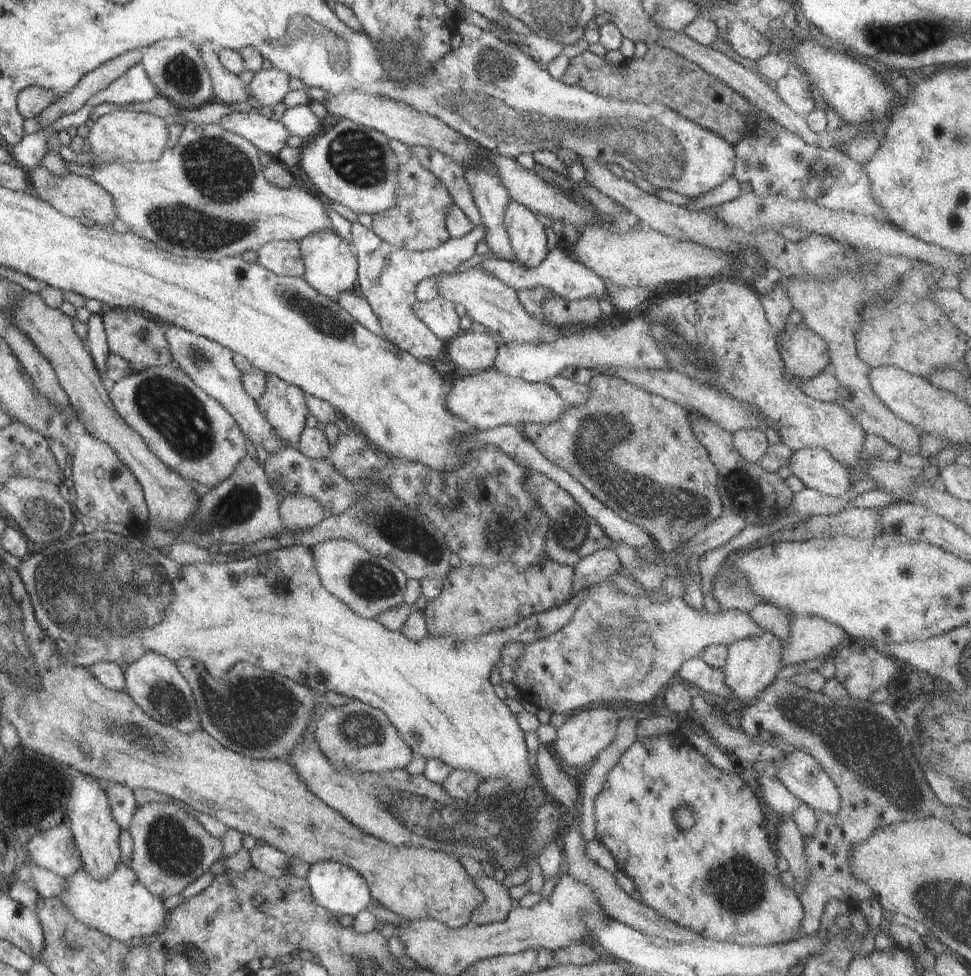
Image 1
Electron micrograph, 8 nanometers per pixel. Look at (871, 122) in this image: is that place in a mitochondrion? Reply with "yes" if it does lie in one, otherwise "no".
no

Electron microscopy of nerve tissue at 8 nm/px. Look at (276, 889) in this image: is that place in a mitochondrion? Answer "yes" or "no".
no

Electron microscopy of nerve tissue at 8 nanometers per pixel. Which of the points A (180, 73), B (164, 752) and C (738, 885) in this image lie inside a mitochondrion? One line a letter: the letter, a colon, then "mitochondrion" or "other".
A: mitochondrion
B: mitochondrion
C: mitochondrion

